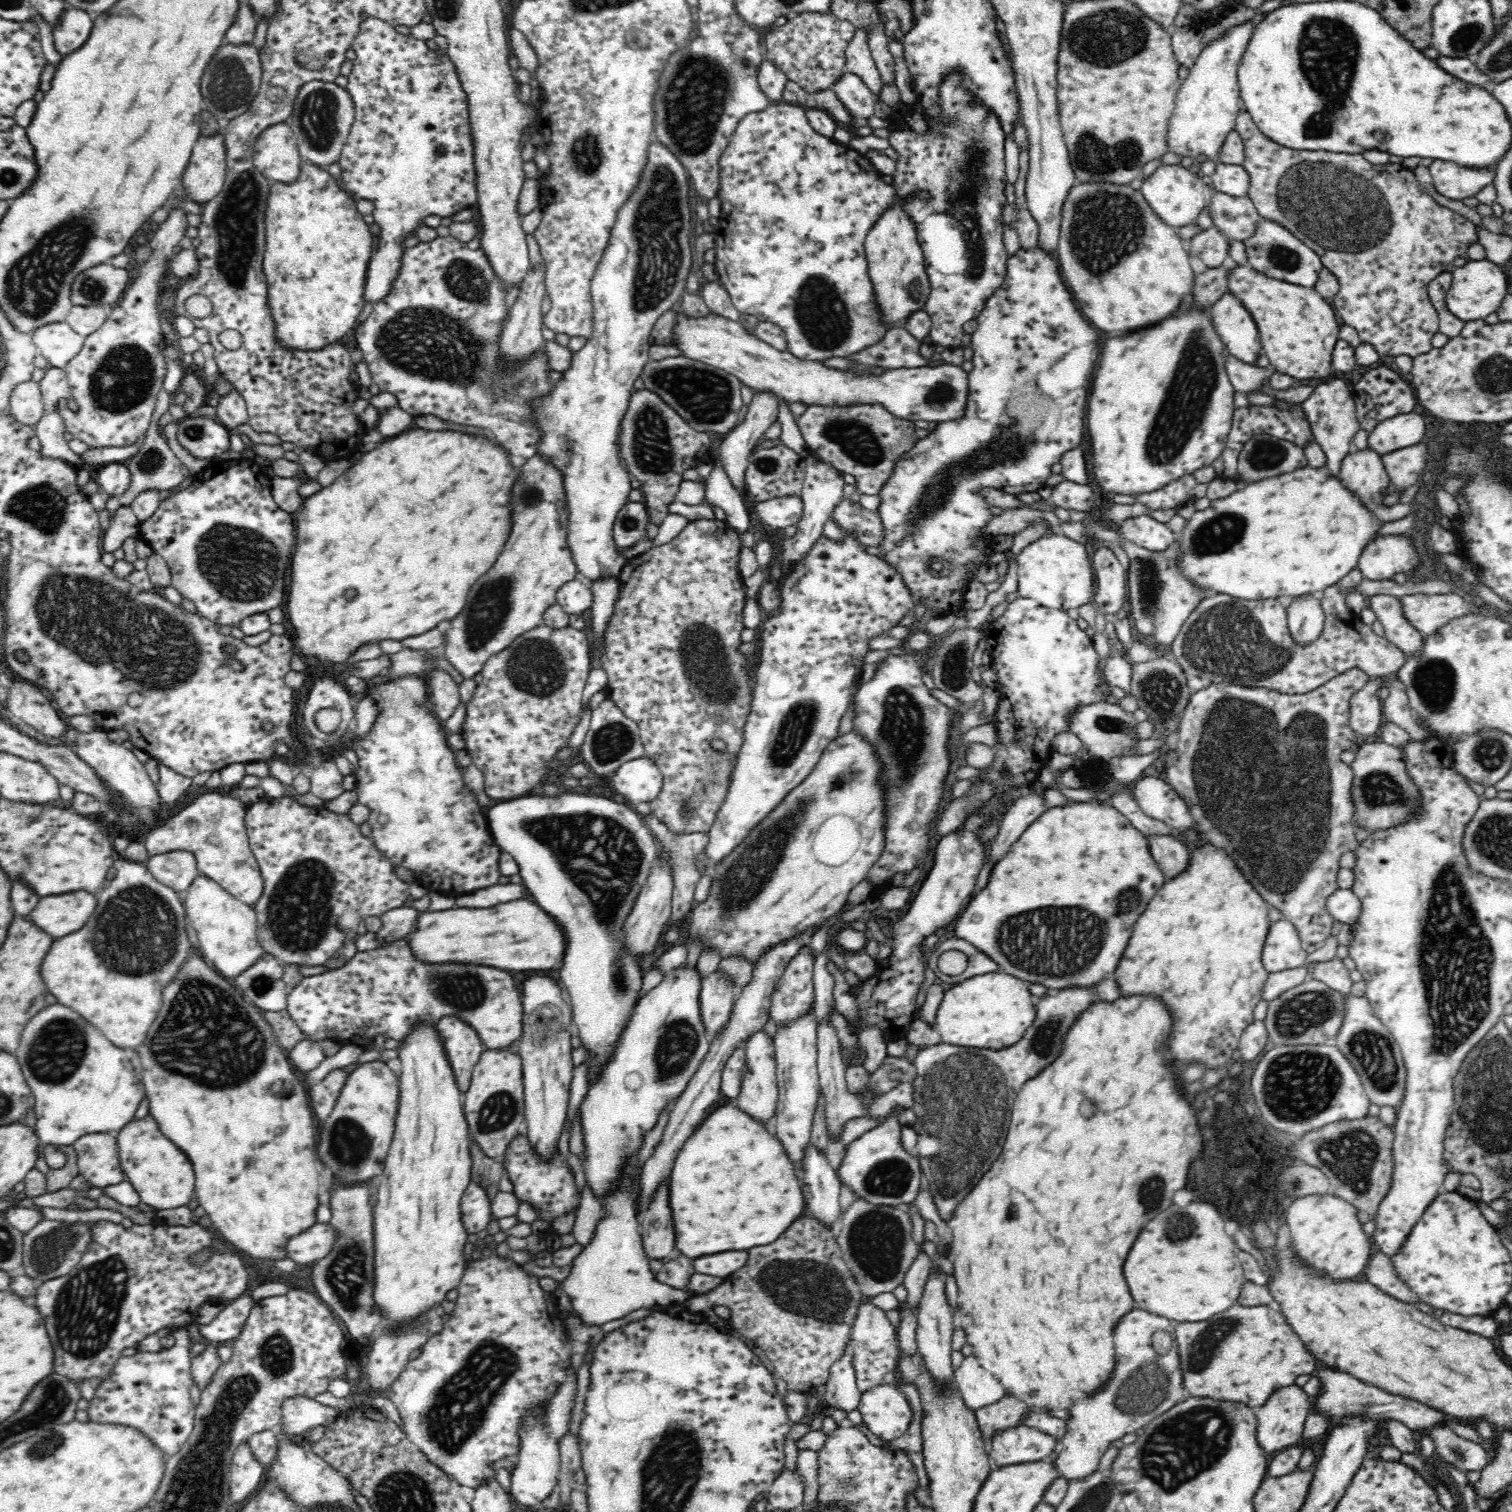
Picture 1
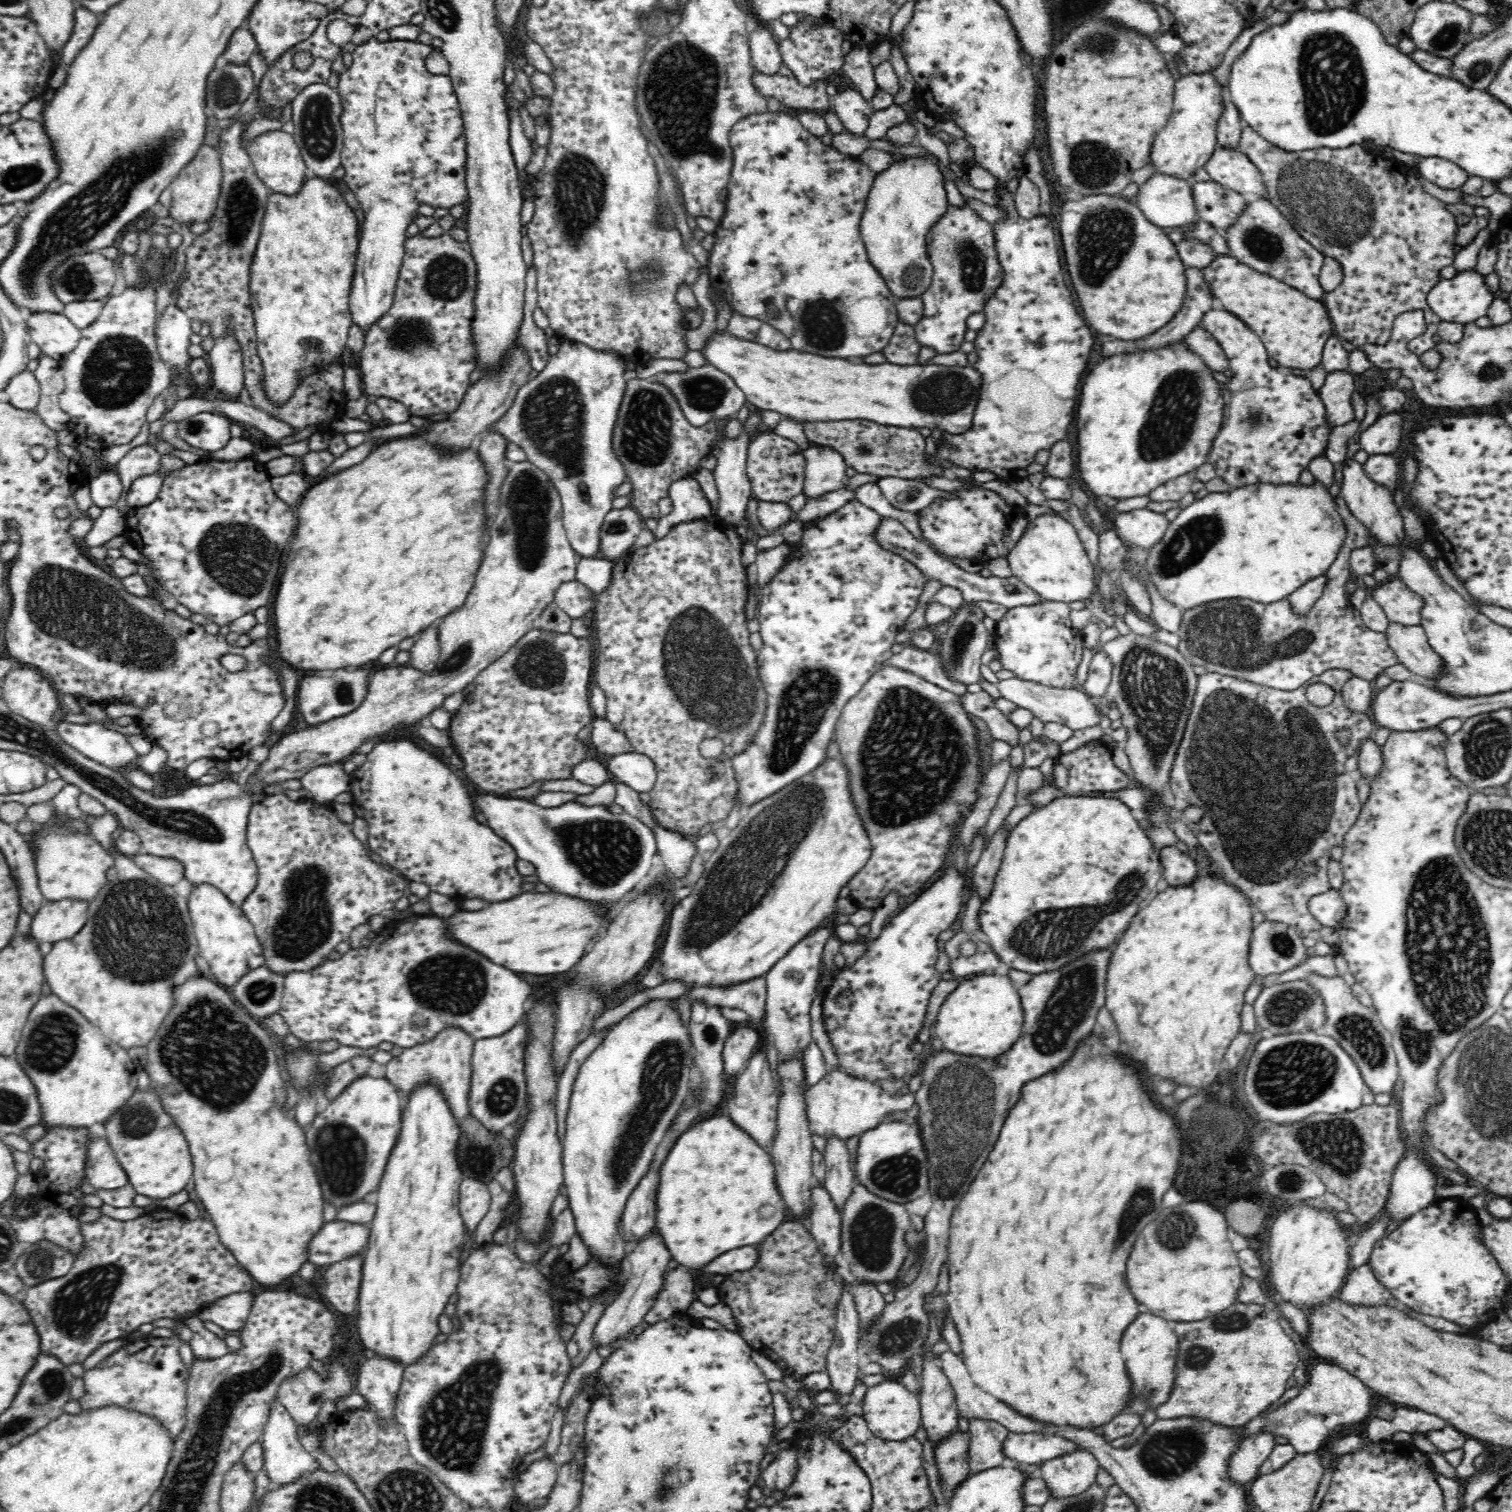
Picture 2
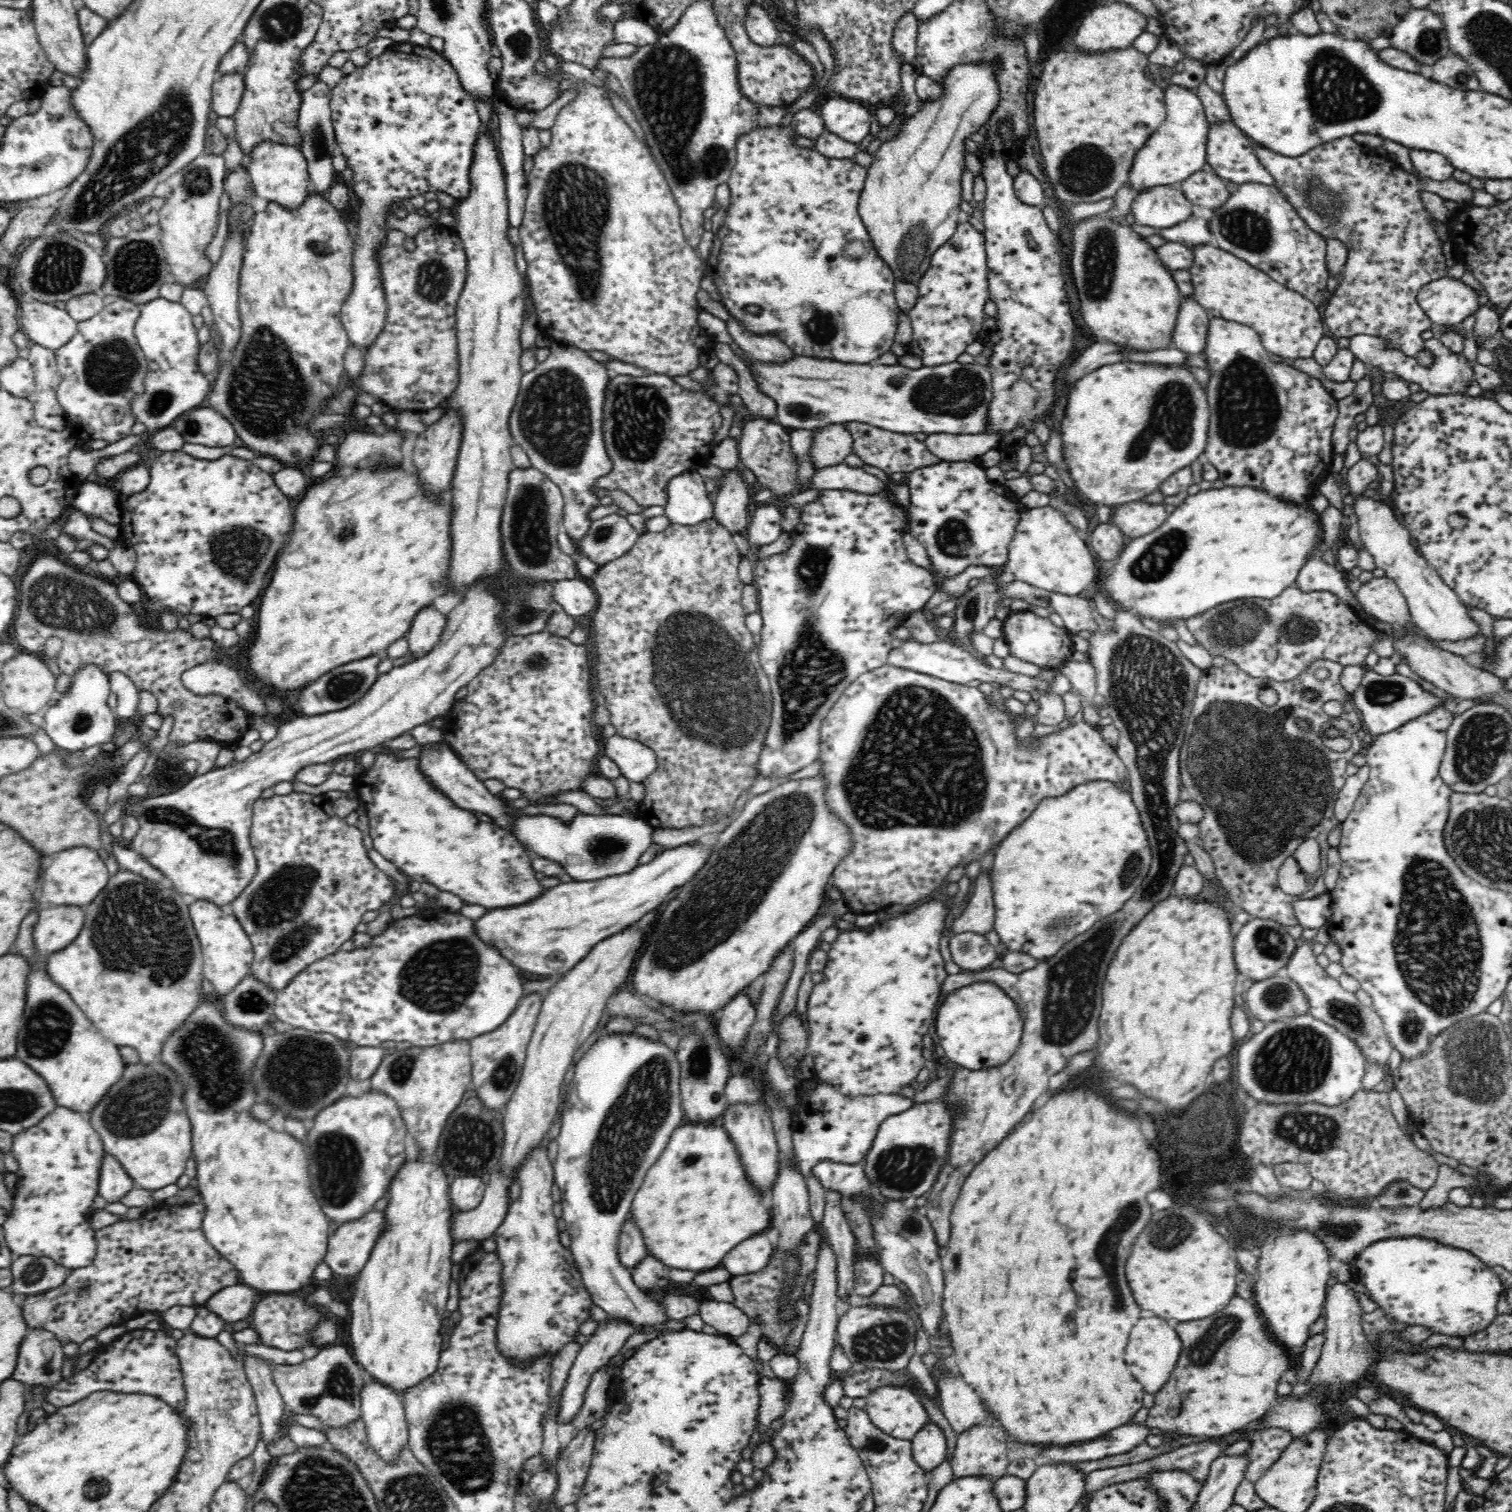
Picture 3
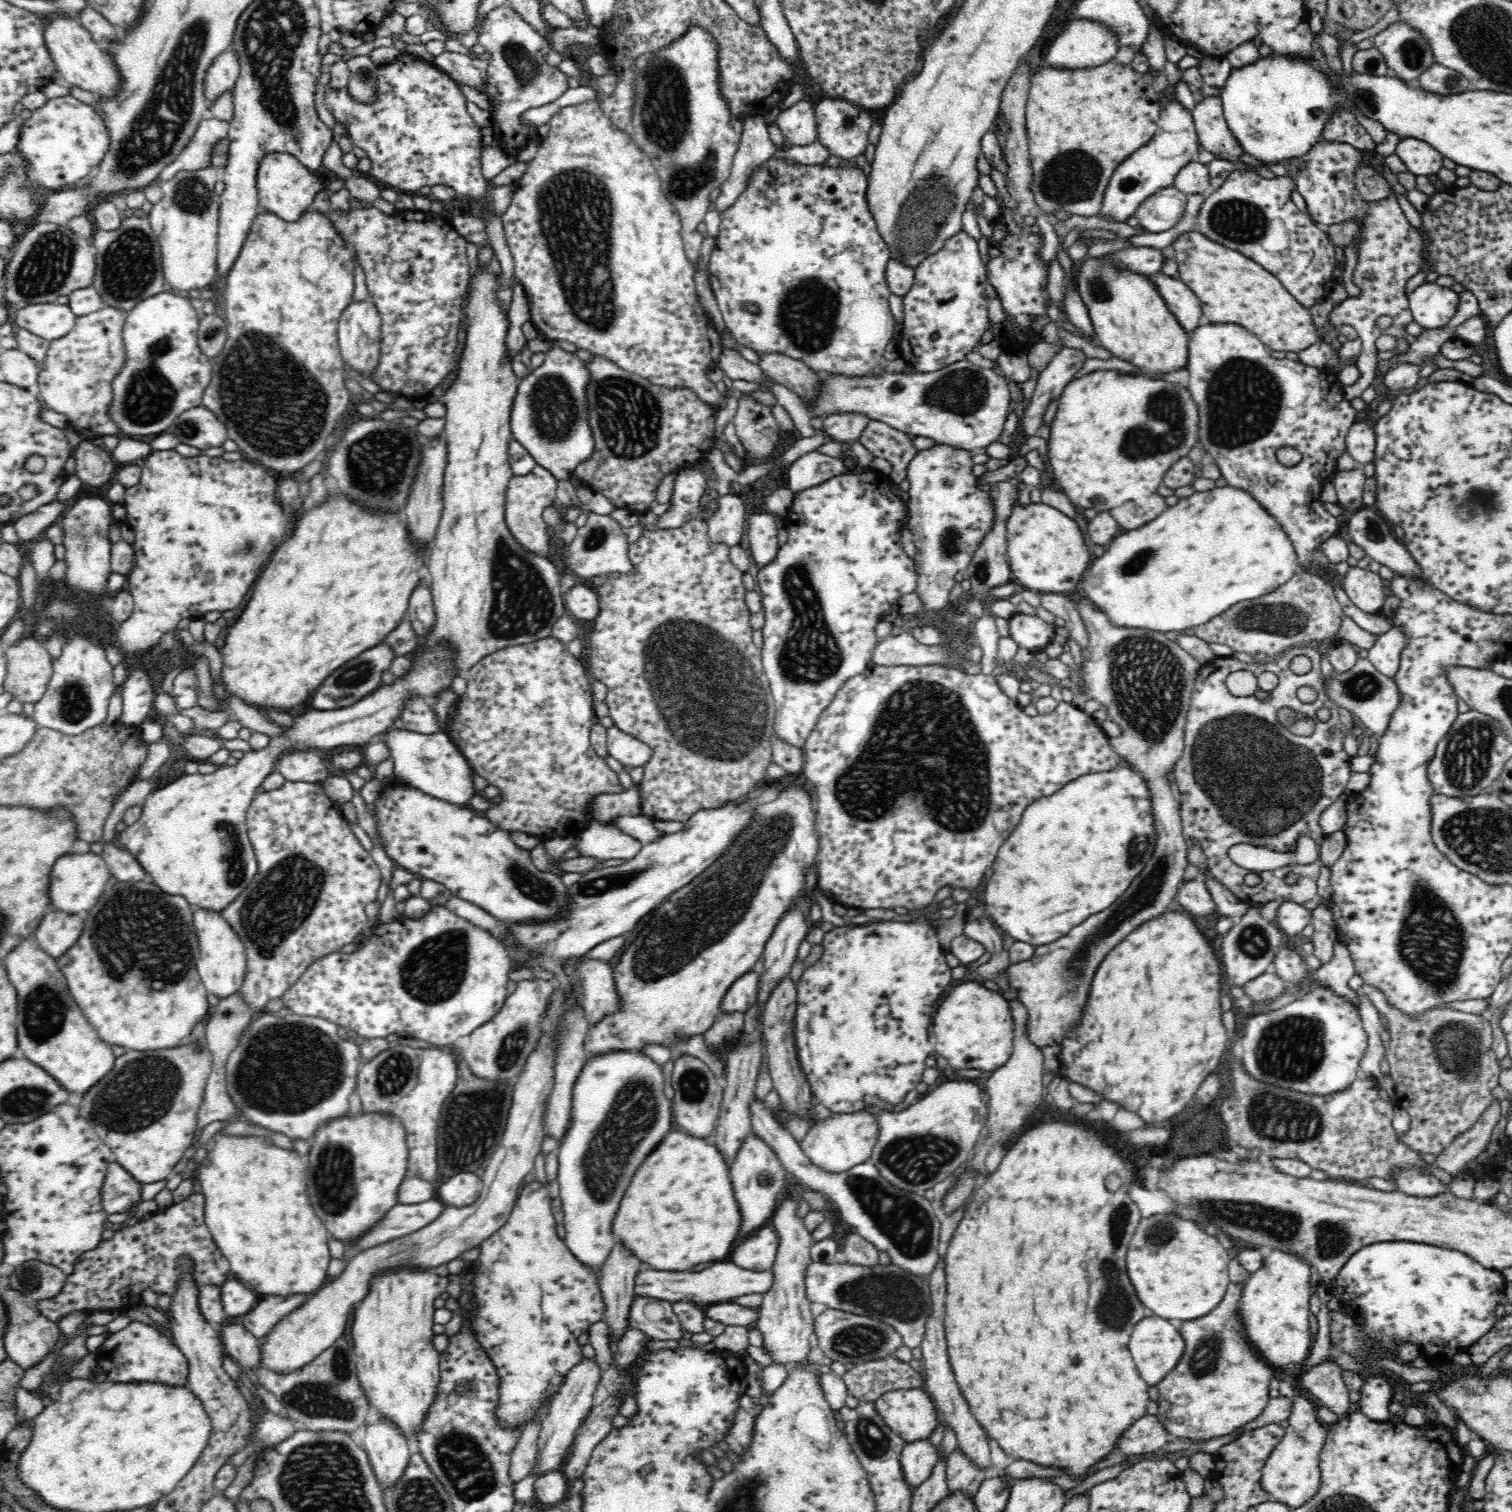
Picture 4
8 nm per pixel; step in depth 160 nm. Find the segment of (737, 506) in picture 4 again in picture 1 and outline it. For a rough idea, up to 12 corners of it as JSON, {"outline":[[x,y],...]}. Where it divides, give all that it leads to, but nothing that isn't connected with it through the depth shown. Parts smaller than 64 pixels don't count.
{"outline":[[754,390],[745,419],[720,444],[732,484],[745,470],[762,434],[777,421],[779,398]]}

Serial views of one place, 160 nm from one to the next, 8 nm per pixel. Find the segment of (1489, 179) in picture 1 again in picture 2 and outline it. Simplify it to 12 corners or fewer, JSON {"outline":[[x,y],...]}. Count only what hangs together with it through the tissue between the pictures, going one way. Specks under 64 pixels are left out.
{"outline":[[1420,158],[1416,169],[1440,188],[1456,189],[1469,174],[1442,158]]}

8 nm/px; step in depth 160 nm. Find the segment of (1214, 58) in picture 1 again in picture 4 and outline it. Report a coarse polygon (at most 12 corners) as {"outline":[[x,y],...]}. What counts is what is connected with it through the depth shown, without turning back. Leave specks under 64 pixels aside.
{"outline":[[1165,103],[1154,136],[1114,171],[1100,214],[1119,222],[1198,157],[1192,110]]}

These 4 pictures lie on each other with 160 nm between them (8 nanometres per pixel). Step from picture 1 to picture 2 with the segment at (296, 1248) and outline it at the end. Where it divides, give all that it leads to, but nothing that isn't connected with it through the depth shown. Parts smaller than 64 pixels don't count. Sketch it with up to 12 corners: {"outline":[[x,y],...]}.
{"outline":[[325,1222],[306,1260],[324,1266],[363,1253],[369,1224]]}

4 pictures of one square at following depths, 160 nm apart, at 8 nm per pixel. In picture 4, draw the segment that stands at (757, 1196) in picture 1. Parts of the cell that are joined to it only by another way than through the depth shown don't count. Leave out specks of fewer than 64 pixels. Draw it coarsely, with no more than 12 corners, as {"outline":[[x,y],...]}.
{"outline":[[671,1130],[614,1236],[656,1270],[728,1256],[742,1216],[712,1138]]}

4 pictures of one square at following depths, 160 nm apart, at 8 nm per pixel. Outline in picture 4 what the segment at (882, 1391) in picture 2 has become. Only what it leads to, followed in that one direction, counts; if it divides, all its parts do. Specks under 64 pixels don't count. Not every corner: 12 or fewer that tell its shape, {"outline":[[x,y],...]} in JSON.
{"outline":[[890,1390],[873,1403],[907,1443],[930,1438],[939,1412],[924,1390]]}

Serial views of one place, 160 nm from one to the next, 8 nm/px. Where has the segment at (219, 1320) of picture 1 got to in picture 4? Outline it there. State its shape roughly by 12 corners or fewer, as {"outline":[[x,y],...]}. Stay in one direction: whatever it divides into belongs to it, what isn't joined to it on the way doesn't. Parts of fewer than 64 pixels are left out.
{"outline":[[236,1278],[221,1286],[228,1319],[249,1313],[257,1293]]}

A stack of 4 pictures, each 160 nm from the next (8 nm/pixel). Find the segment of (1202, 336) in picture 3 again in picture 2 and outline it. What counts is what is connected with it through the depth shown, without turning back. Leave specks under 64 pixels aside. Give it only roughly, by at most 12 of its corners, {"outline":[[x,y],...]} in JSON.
{"outline":[[1202,324],[1185,343],[1211,370],[1231,369],[1223,348]]}

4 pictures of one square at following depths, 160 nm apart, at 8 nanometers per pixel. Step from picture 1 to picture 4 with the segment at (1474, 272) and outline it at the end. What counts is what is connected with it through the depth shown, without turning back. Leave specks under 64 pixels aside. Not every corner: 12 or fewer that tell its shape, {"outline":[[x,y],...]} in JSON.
{"outline":[[1425,282],[1409,295],[1416,324],[1446,326],[1460,294]]}

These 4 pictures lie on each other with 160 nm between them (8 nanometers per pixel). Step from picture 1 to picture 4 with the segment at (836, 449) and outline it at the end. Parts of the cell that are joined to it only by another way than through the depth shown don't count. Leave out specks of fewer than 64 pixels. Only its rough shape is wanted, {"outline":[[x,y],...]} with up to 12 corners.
{"outline":[[869,420],[859,443],[891,465],[894,484],[917,455],[911,436]]}

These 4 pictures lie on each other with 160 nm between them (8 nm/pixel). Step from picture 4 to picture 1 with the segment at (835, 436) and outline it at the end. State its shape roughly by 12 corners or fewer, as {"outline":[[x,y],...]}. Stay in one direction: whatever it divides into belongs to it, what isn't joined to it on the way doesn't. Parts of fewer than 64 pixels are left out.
{"outline":[[805,458],[804,514],[780,557],[786,578],[846,496],[843,474]]}

